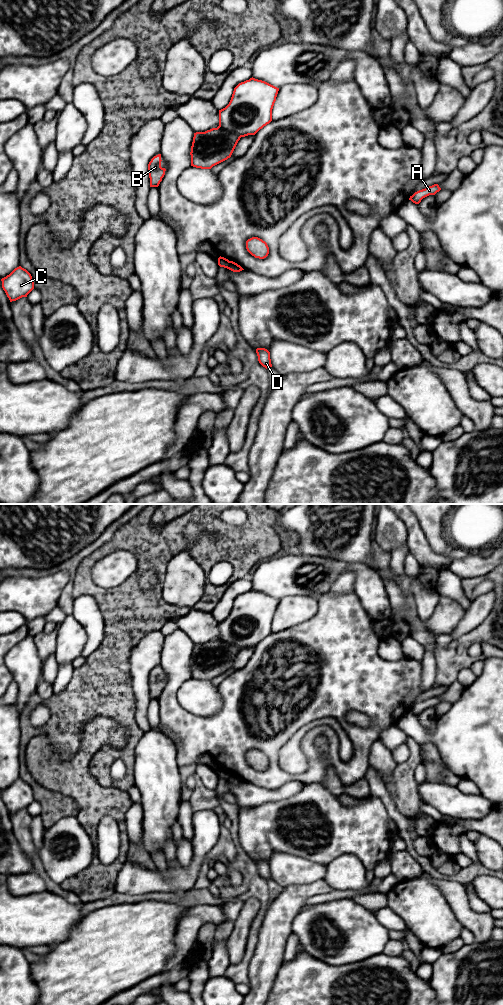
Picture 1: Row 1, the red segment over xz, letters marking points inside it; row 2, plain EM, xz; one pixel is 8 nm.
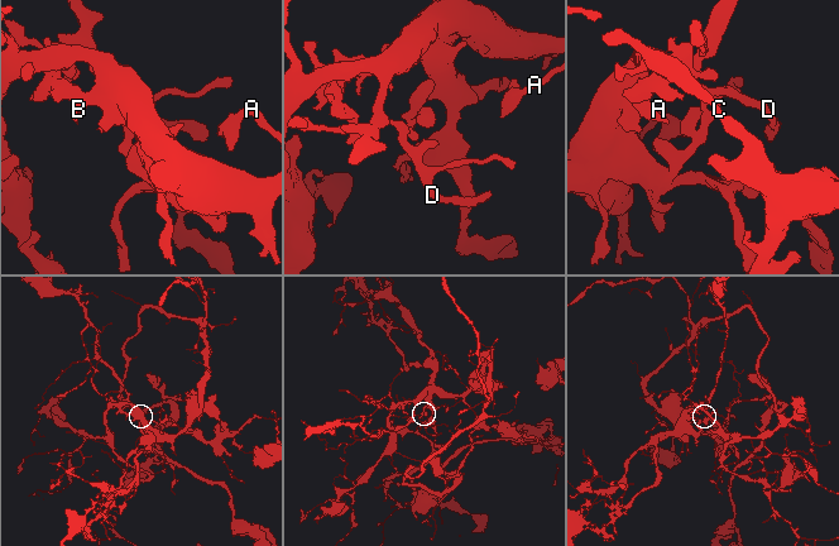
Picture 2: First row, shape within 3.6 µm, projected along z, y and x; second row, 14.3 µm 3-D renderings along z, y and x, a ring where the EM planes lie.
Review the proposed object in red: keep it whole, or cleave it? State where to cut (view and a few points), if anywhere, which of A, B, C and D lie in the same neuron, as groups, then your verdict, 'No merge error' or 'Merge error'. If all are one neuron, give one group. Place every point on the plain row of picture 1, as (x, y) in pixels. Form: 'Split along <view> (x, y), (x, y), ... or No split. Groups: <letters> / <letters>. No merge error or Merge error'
Split along xz (218, 638), (236, 645), (240, 649). Groups: A C D / B. Merge error

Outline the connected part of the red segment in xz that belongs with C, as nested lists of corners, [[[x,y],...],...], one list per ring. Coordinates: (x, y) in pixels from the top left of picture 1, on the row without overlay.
[[[21,778],[15,780],[9,787],[2,790],[1,793],[2,800],[10,814],[27,809],[34,801],[31,786]]]

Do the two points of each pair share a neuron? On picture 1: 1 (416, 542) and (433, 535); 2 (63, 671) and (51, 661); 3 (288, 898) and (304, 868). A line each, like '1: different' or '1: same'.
1: different
2: different
3: different

